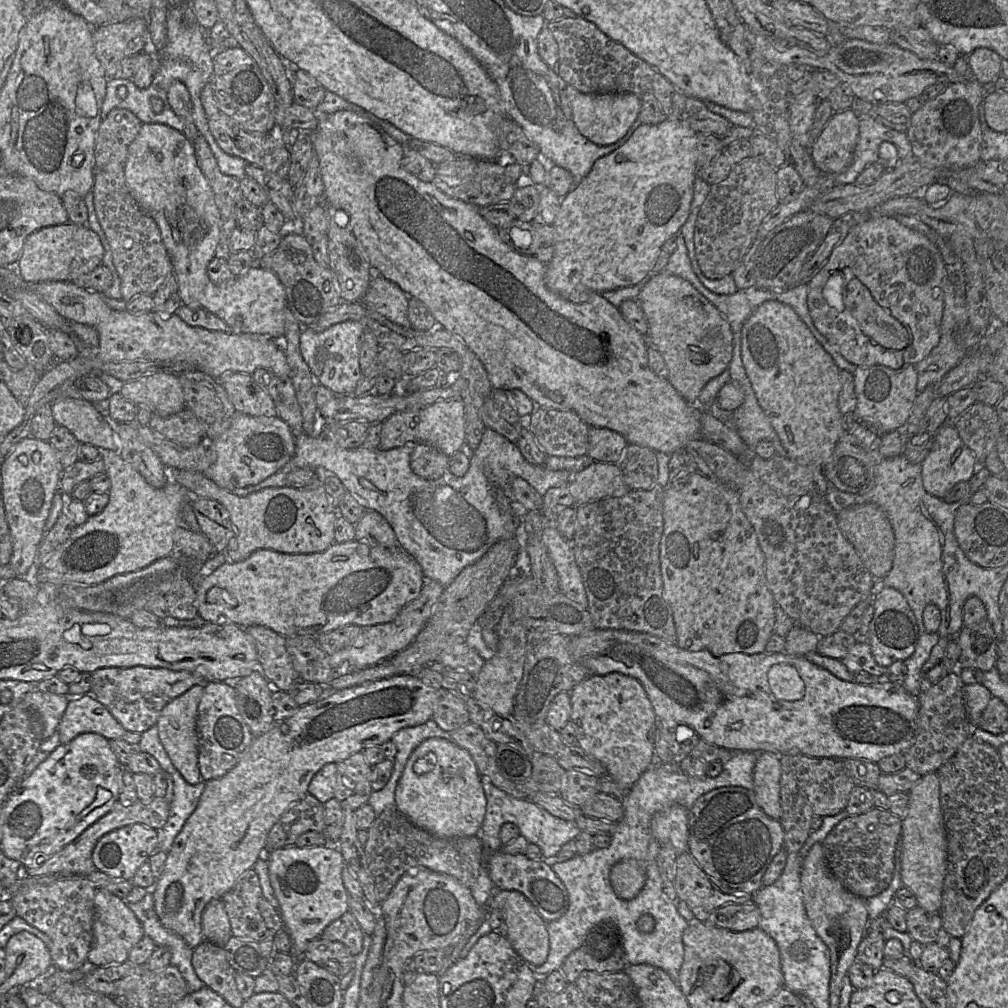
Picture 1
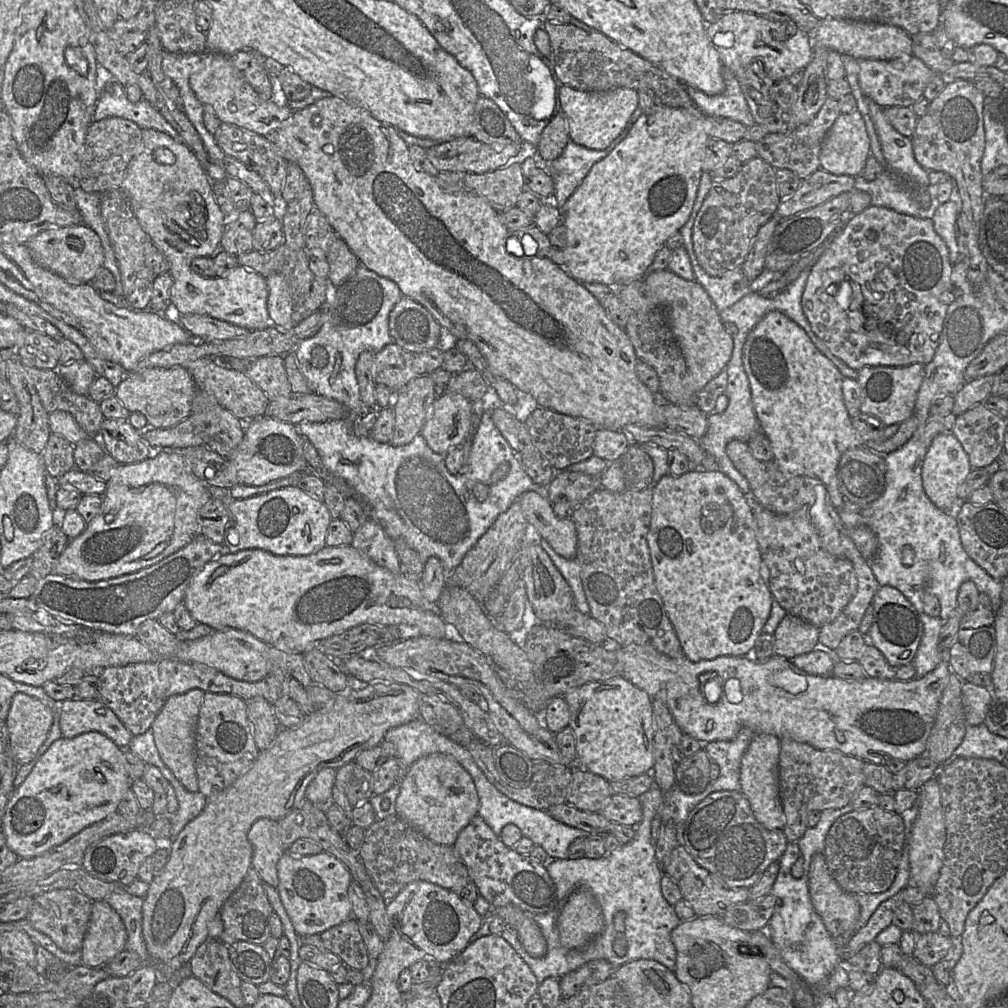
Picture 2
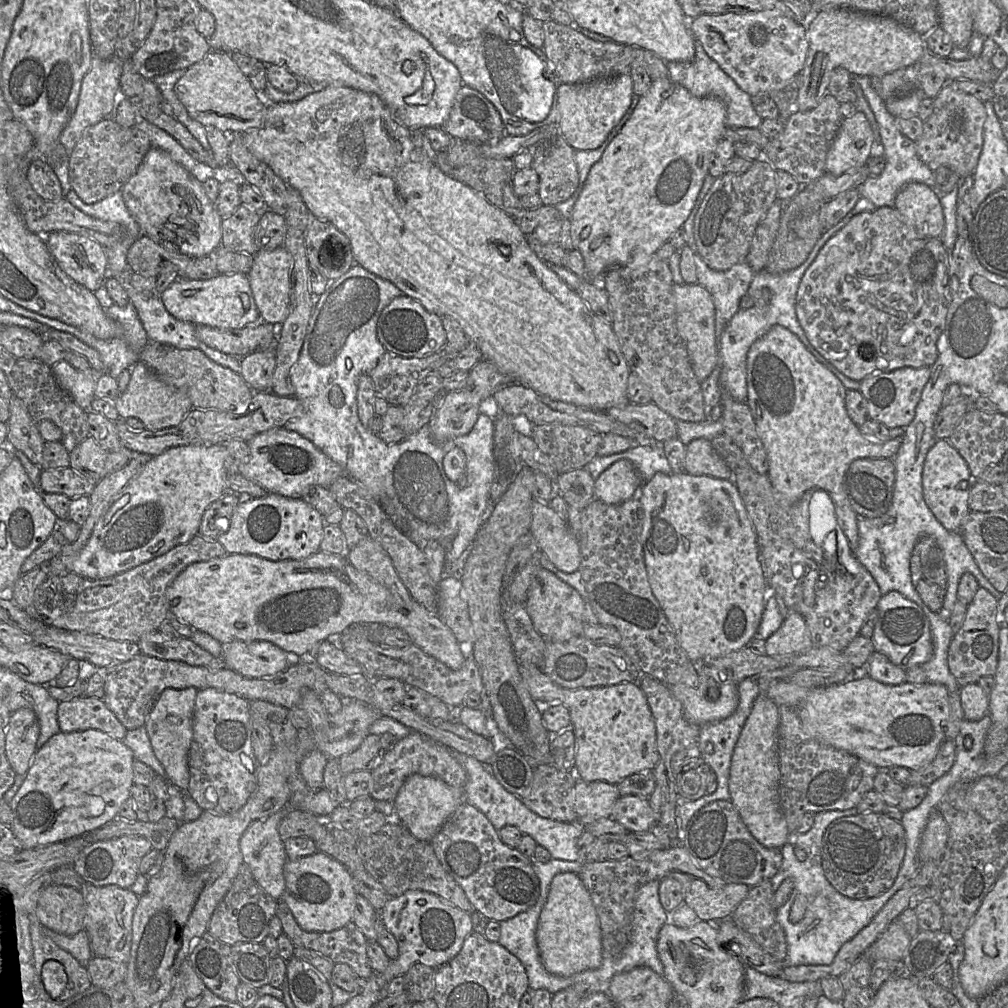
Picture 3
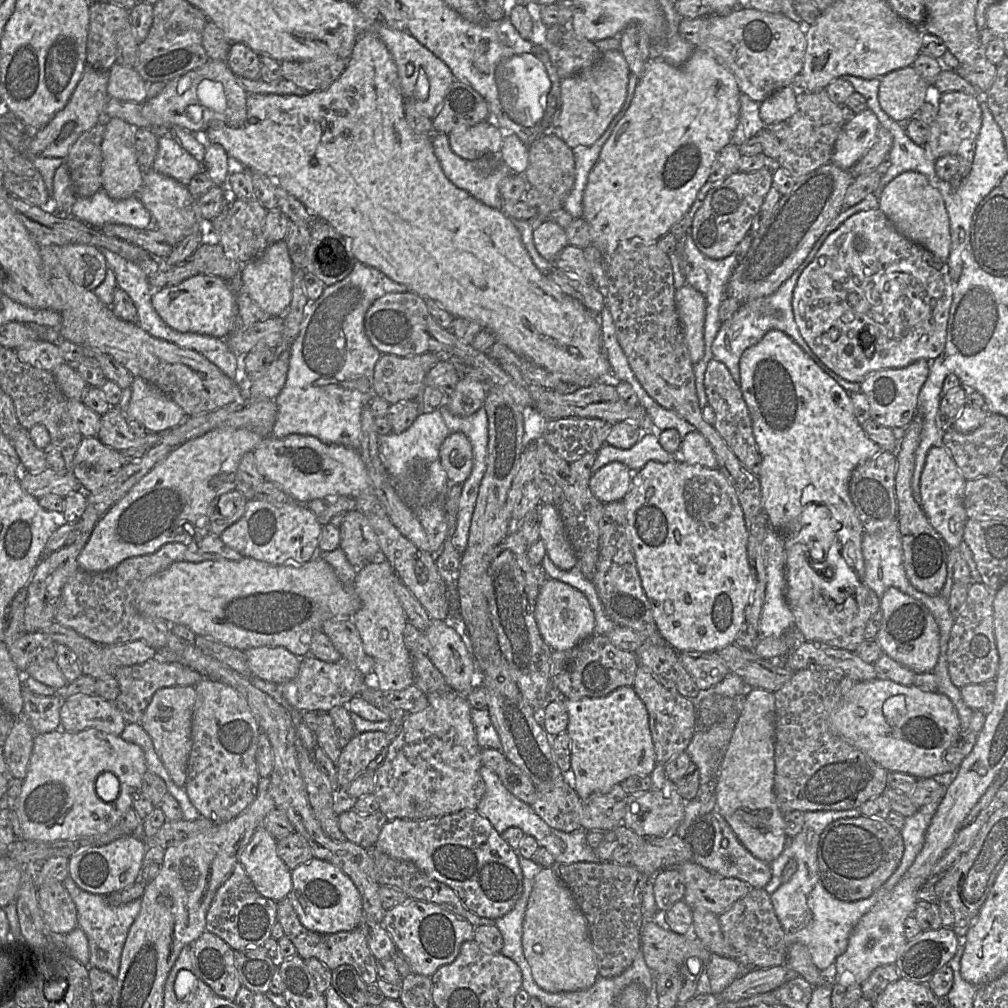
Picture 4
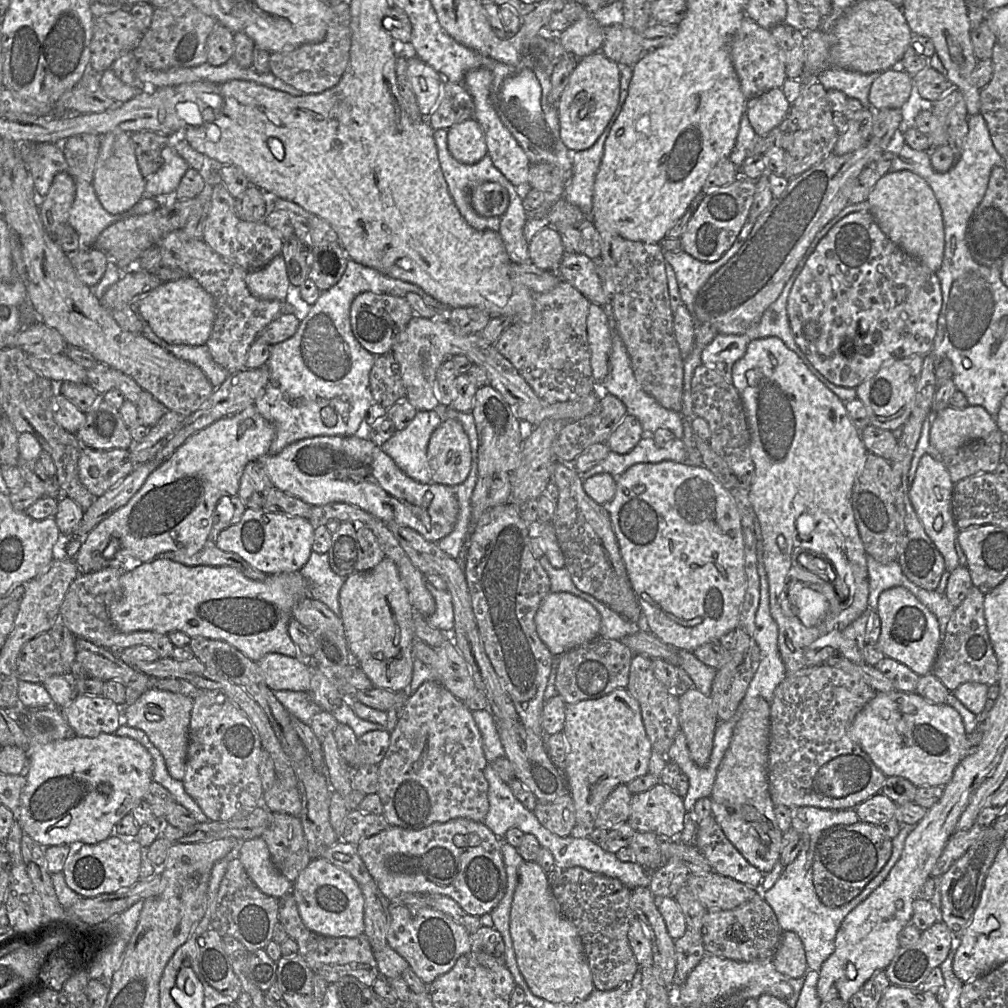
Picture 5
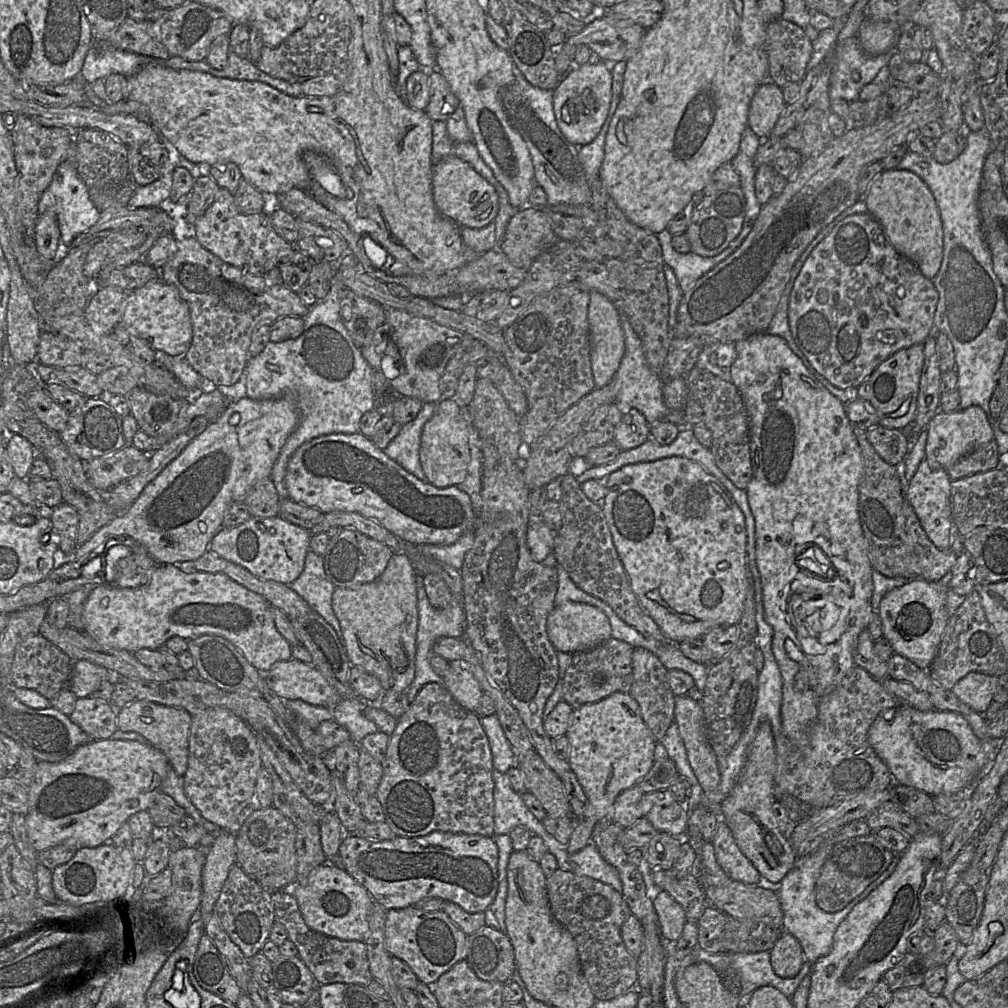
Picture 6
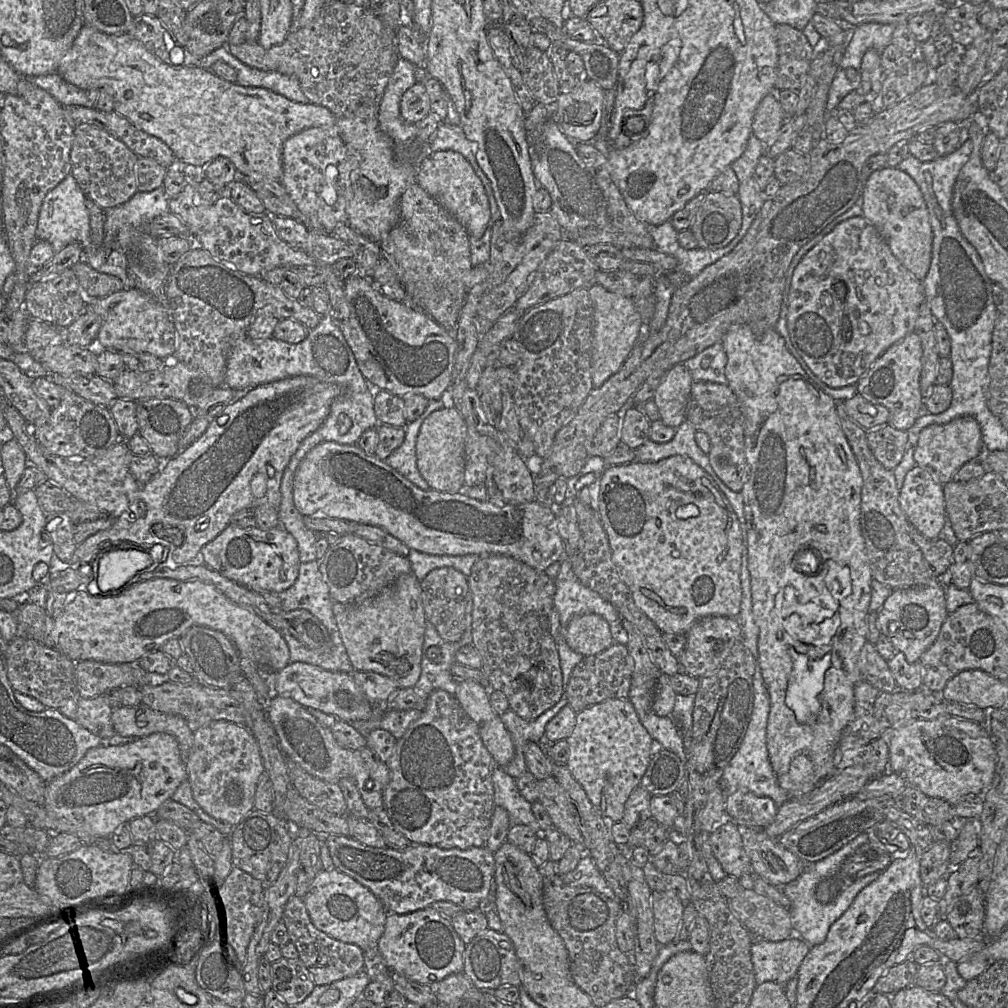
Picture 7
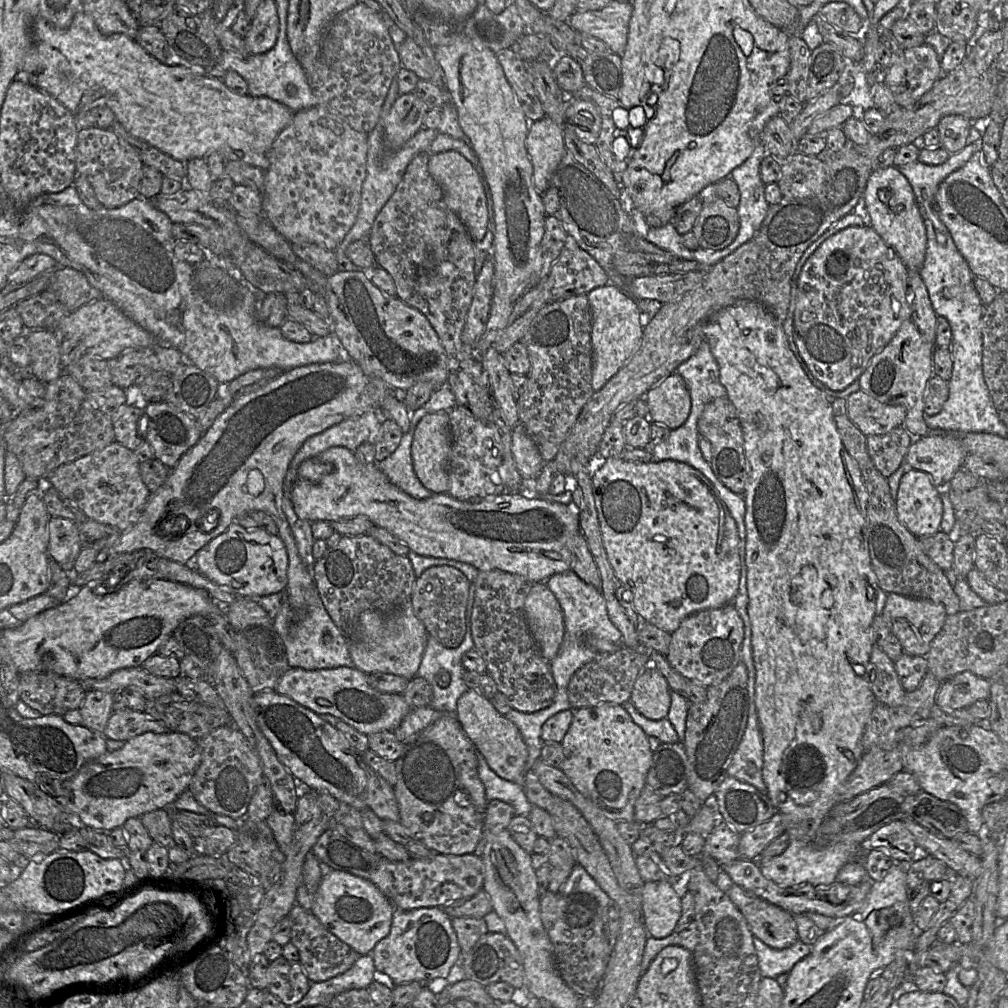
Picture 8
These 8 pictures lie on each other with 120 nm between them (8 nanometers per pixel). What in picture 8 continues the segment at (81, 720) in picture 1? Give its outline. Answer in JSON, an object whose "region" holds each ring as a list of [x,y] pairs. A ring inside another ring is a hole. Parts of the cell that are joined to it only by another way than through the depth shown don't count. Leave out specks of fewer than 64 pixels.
{"region":[[[89,690],[78,708],[82,725],[93,731],[103,733],[112,710],[112,693]]]}

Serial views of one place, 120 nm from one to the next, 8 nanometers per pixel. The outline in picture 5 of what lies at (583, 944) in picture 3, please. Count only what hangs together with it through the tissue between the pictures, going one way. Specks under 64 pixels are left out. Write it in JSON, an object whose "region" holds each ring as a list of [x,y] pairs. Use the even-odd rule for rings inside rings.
{"region":[[[524,861],[518,868],[509,930],[518,969],[536,997],[551,1003],[572,1004],[586,999],[593,992],[592,975],[577,928],[561,913],[549,886],[548,874],[536,862]]]}

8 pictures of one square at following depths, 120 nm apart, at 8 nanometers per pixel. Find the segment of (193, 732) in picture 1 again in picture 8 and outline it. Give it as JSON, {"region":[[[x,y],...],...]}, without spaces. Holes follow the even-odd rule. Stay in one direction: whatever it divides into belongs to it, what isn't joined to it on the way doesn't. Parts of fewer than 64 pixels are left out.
{"region":[[[129,708],[113,711],[103,731],[103,736],[112,740],[128,741],[145,732],[166,733],[170,731],[163,722],[154,720],[144,712]]]}

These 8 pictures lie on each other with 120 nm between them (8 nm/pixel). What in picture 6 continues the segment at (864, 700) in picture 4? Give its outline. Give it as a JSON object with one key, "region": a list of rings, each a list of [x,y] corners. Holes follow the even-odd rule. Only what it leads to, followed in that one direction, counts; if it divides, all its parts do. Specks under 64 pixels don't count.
{"region":[[[900,704],[895,711],[885,711],[871,724],[868,742],[877,755],[885,762],[893,775],[893,780],[899,784],[922,790],[930,796],[939,794],[955,794],[963,789],[973,789],[985,777],[994,765],[986,754],[986,746],[973,733],[967,719],[954,711],[933,709],[920,711],[908,704]]]}

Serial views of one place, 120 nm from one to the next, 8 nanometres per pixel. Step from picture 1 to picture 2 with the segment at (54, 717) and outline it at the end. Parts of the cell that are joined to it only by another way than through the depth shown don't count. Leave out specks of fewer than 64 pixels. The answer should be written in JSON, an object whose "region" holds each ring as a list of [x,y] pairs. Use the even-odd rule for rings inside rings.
{"region":[[[17,692],[7,715],[10,750],[22,766],[31,762],[53,724],[52,710],[38,698]]]}

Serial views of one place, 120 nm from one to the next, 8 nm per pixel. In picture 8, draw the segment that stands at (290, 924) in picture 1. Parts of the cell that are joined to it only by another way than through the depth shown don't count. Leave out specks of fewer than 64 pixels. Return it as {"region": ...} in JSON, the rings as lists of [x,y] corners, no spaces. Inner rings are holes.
{"region":[[[333,869],[322,877],[311,912],[328,931],[359,955],[368,955],[389,934],[394,909],[389,899],[369,880]]]}

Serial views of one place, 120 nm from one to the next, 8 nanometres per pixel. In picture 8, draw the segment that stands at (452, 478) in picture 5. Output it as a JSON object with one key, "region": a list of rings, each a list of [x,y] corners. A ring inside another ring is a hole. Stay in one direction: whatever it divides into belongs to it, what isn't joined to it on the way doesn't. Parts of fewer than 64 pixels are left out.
{"region":[[[448,411],[428,413],[418,422],[411,446],[414,472],[422,485],[433,494],[447,493],[449,489],[448,462],[451,434]]]}

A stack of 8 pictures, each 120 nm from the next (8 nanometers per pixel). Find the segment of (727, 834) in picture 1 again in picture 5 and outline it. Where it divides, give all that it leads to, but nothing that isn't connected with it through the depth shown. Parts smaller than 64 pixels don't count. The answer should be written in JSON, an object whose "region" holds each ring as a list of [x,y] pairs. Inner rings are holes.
{"region":[[[712,815],[697,824],[695,846],[713,871],[760,890],[765,874],[737,850]]]}

